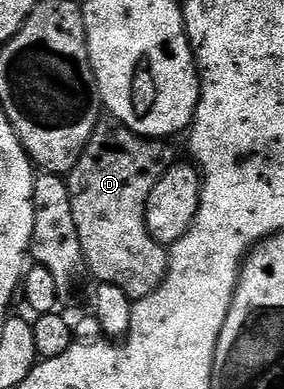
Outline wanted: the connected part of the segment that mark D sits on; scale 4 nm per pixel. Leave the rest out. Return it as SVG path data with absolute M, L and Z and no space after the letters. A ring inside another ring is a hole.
M109 121L109 124L107 123L98 126L97 132L90 137L84 153L77 159L75 169L70 171L67 176L69 196L71 197L71 217L75 217L75 229L79 229L79 245L85 254L85 267L87 271L94 275L98 284L110 283L115 285L116 288L123 289L123 293L129 299L136 301L147 297L151 293L155 293L155 289L159 289L159 285L165 280L165 274L169 272L169 252L162 244L153 240L153 235L149 232L149 226L145 220L145 206L151 197L151 189L155 189L155 185L159 180L169 172L170 167L174 166L175 159L173 159L172 149L168 147L170 144L166 140L147 139L144 135L136 135L130 127L122 127L113 121Z

